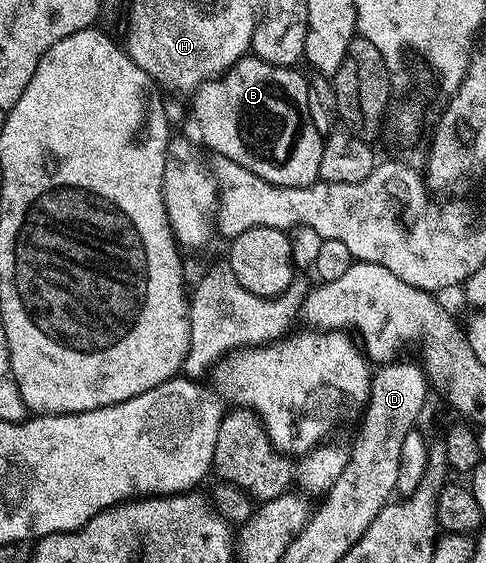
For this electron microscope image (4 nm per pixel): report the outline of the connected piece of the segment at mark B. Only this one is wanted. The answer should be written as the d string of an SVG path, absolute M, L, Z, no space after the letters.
M247 54L235 62L227 72L205 80L193 93L192 120L202 135L202 140L211 148L214 156L223 156L244 170L252 170L264 182L276 186L309 188L319 183L320 154L324 133L312 126L312 114L308 114L308 80L294 72L293 67L276 66L264 62L259 56Z

